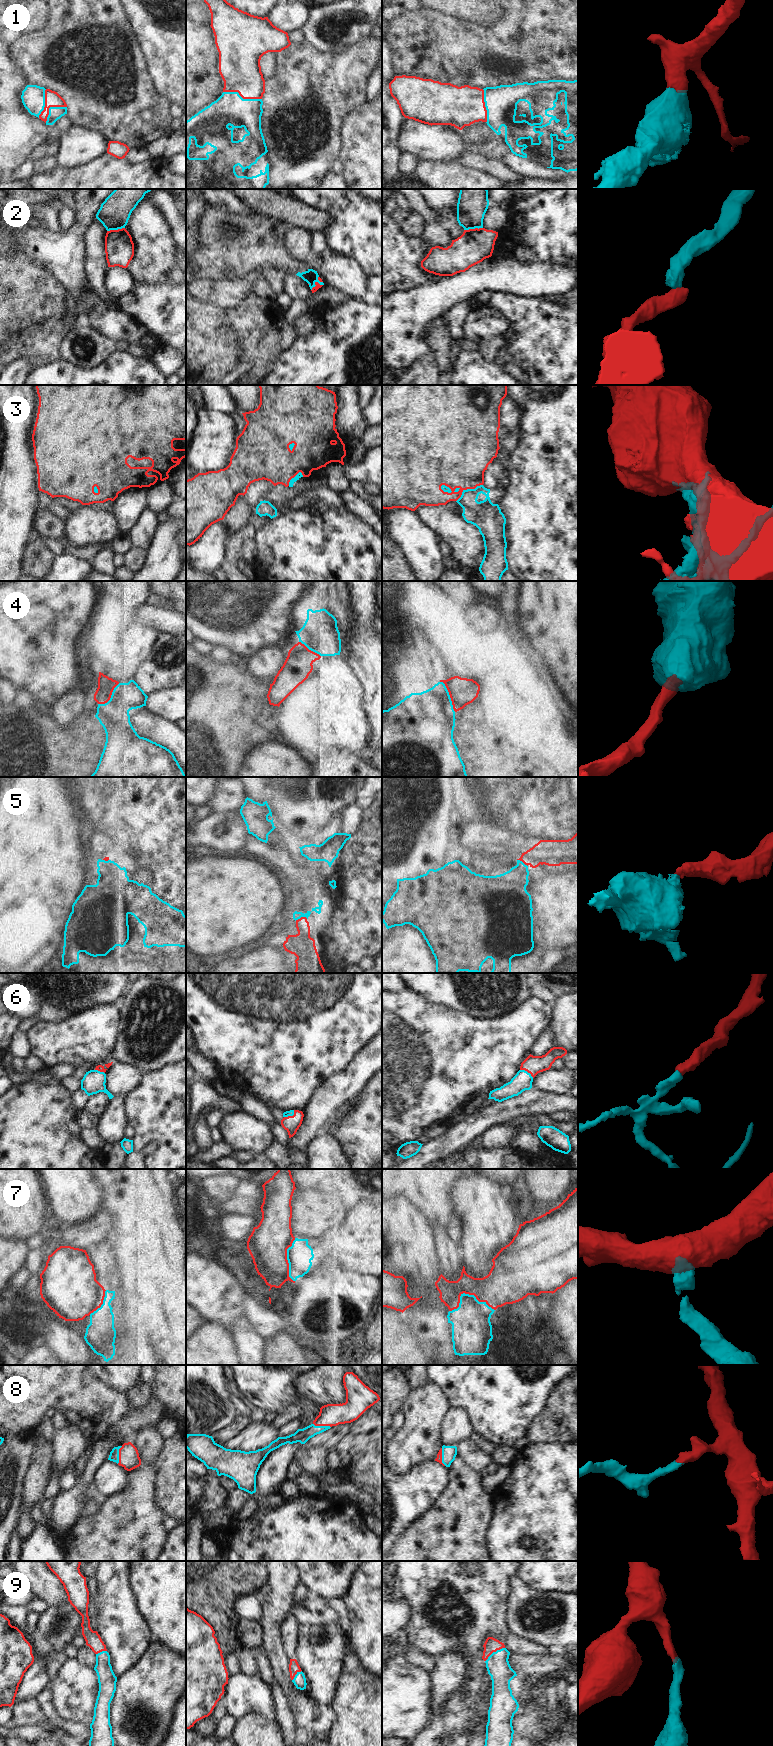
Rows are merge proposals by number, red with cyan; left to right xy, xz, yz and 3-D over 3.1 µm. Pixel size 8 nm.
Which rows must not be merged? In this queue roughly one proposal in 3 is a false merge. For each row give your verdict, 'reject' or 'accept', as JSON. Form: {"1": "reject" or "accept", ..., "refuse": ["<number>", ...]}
{"1": "accept", "2": "reject", "3": "reject", "4": "accept", "5": "reject", "6": "accept", "7": "reject", "8": "accept", "9": "accept", "refuse": ["2", "3", "5", "7"]}

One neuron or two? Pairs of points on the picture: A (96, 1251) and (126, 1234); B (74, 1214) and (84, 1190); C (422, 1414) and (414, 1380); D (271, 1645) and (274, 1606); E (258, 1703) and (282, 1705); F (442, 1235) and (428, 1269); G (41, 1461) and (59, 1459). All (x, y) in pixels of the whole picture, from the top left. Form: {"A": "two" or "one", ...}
{"A": "two", "B": "one", "C": "two", "D": "one", "E": "two", "F": "two", "G": "two"}

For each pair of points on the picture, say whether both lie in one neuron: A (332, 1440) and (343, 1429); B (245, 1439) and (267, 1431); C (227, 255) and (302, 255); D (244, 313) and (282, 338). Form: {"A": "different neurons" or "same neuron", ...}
{"A": "same neuron", "B": "same neuron", "C": "different neurons", "D": "same neuron"}

